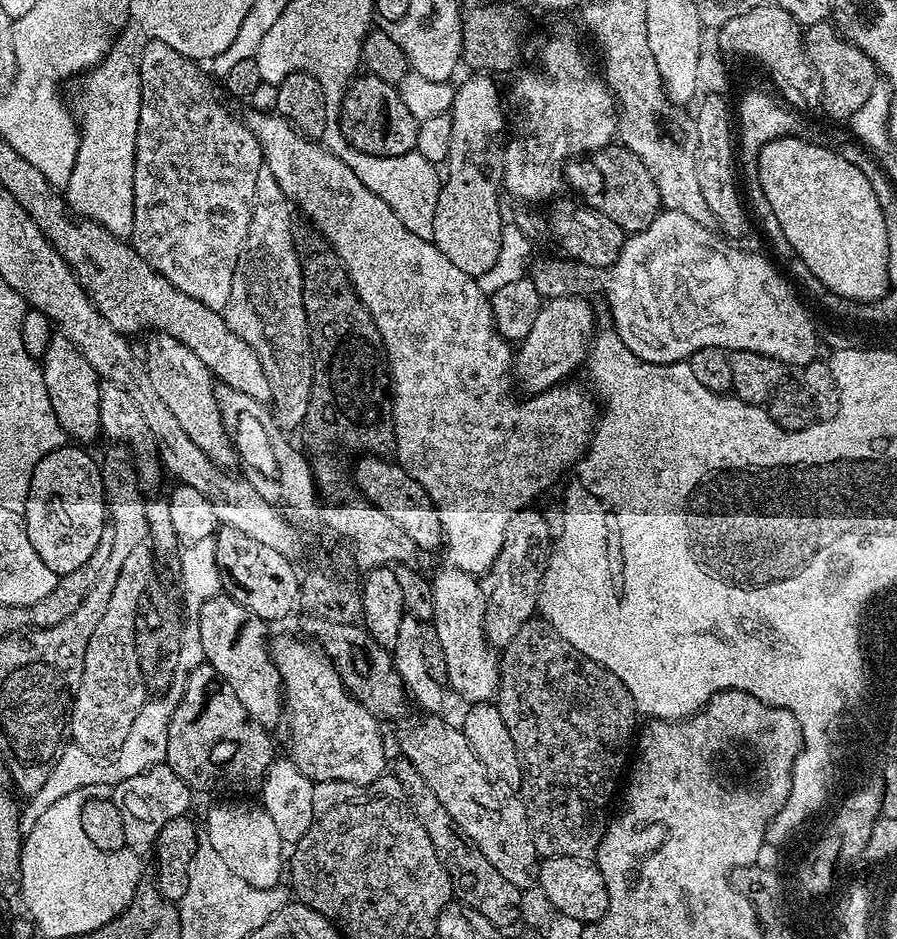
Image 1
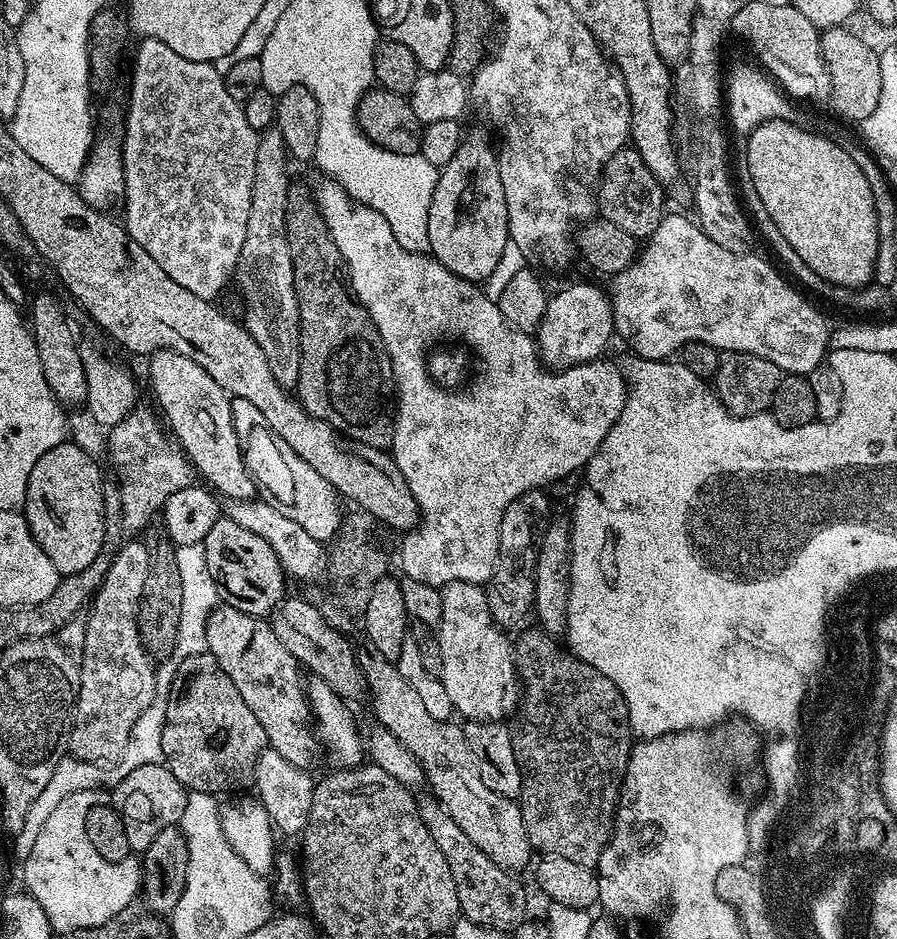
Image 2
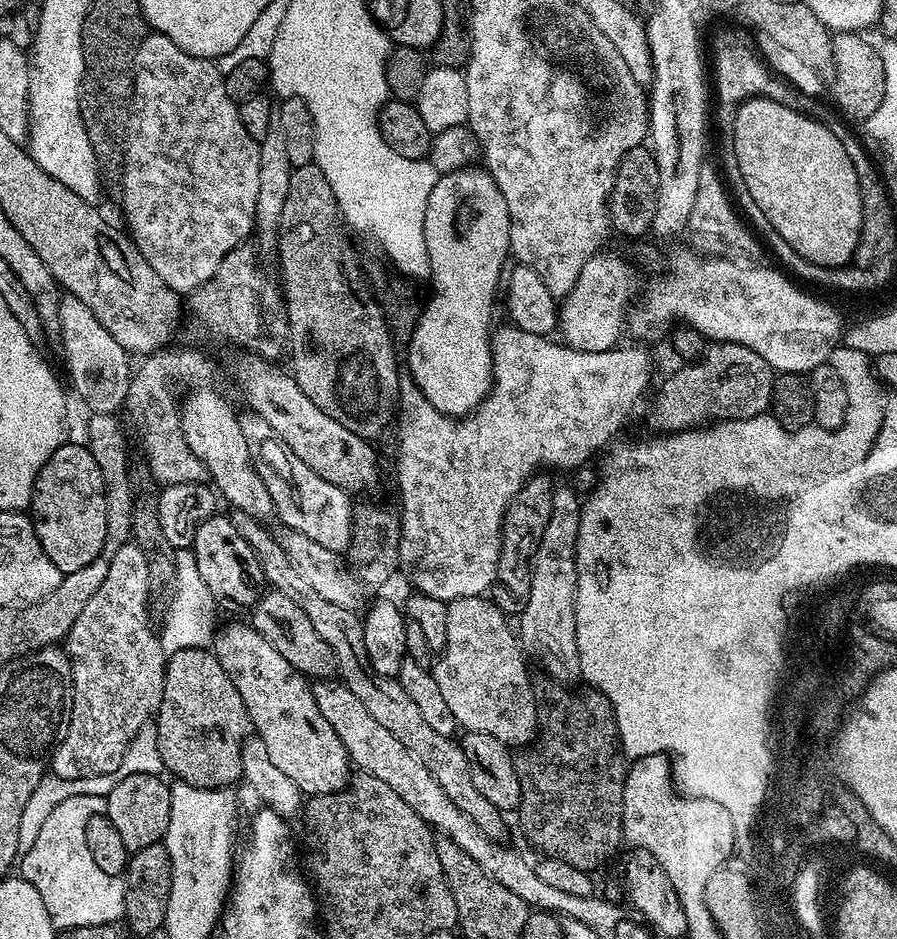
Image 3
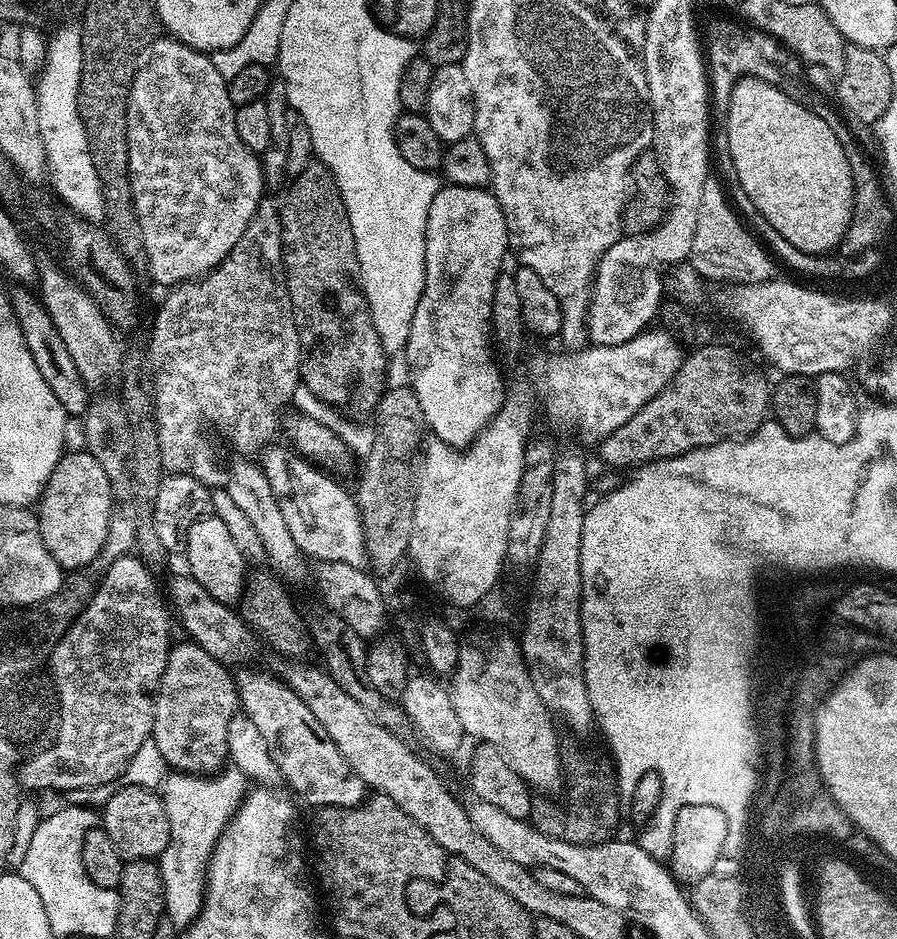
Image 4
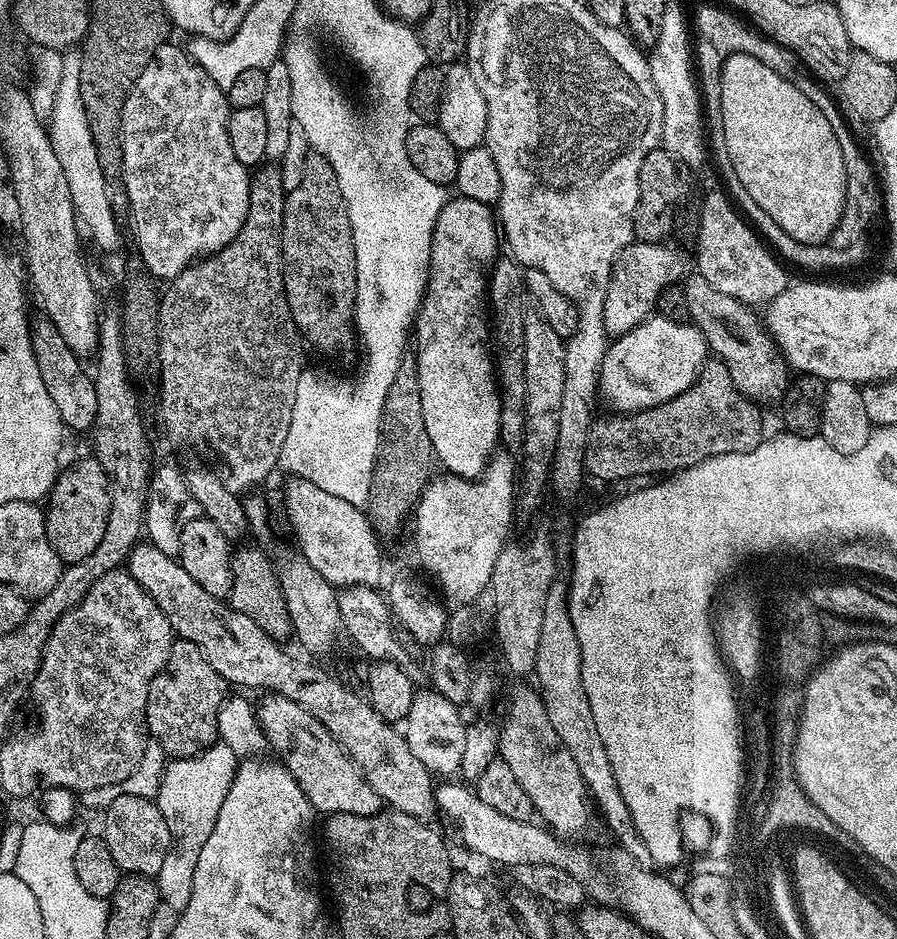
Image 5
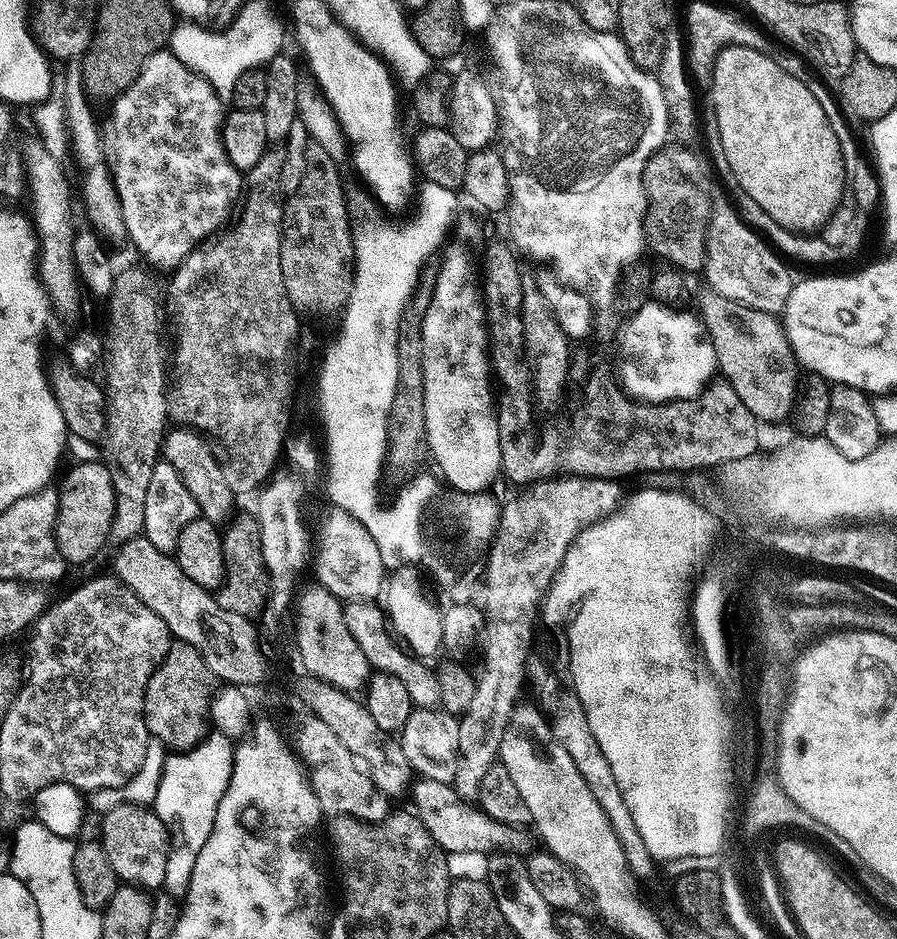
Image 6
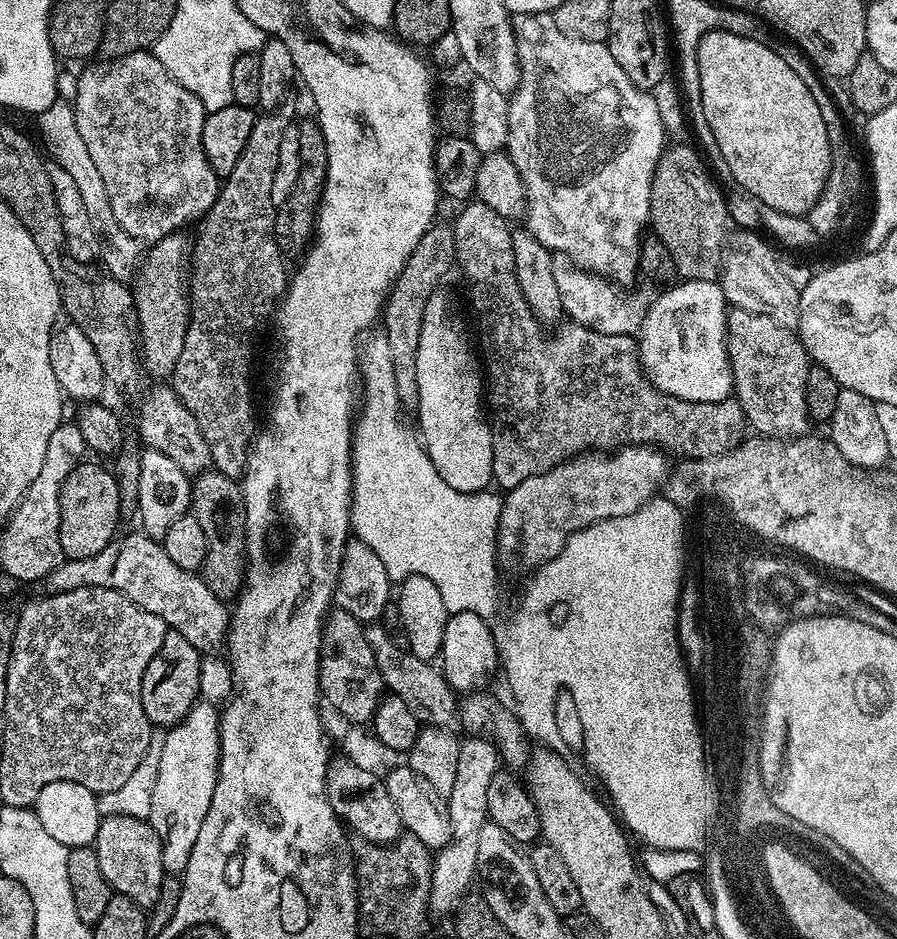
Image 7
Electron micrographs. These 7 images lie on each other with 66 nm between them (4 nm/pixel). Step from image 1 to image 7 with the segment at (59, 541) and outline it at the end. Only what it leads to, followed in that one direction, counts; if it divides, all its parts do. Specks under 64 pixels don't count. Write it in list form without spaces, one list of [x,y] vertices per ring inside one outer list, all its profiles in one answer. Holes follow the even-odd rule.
[[[82,462],[62,482],[60,495],[60,537],[62,550],[69,560],[90,558],[90,554],[98,554],[102,546],[115,540],[118,535],[116,527],[120,524],[122,509],[120,507],[120,487],[115,475],[108,472],[100,464]]]

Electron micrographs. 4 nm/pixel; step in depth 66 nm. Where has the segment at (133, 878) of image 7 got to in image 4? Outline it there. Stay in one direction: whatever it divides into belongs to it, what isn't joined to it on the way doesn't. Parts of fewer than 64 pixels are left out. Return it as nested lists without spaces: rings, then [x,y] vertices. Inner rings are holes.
[[[124,784],[102,805],[102,827],[114,842],[118,854],[125,860],[156,860],[170,842],[170,818],[166,814],[164,797],[159,791]]]

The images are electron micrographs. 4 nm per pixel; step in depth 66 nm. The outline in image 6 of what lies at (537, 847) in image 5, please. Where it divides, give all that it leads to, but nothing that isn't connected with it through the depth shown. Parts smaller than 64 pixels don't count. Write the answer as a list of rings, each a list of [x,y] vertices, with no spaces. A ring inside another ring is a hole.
[[[420,778],[411,785],[411,792],[413,804],[411,807],[414,809],[414,814],[432,835],[436,845],[444,849],[445,853],[484,852],[483,854],[486,854],[491,850],[519,849],[521,829],[506,826],[490,818],[485,812],[461,802],[449,785]]]

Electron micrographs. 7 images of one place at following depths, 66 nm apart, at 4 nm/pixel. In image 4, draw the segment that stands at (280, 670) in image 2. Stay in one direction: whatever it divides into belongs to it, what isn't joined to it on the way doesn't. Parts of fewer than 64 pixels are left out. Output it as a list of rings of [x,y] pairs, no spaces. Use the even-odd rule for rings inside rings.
[[[240,672],[235,673],[234,679],[240,694],[240,708],[243,715],[248,716],[251,722],[258,726],[259,733],[263,735],[263,741],[269,746],[269,752],[277,764],[283,783],[288,783],[302,799],[308,804],[313,804],[313,809],[321,808],[353,808],[361,804],[366,798],[366,785],[358,774],[342,758],[342,750],[334,746],[330,734],[326,734],[326,729],[322,727],[322,722],[314,718],[314,713],[310,711],[310,706],[294,694],[290,685],[285,684],[279,675],[271,676],[268,672]]]

